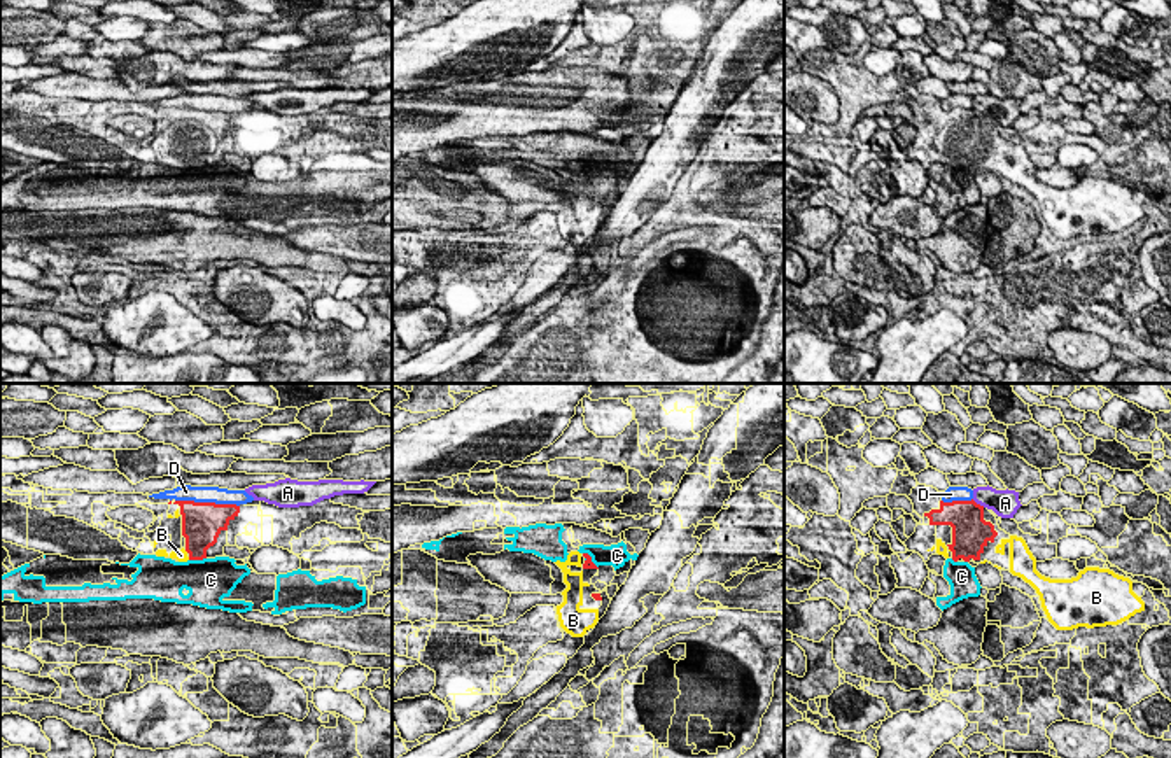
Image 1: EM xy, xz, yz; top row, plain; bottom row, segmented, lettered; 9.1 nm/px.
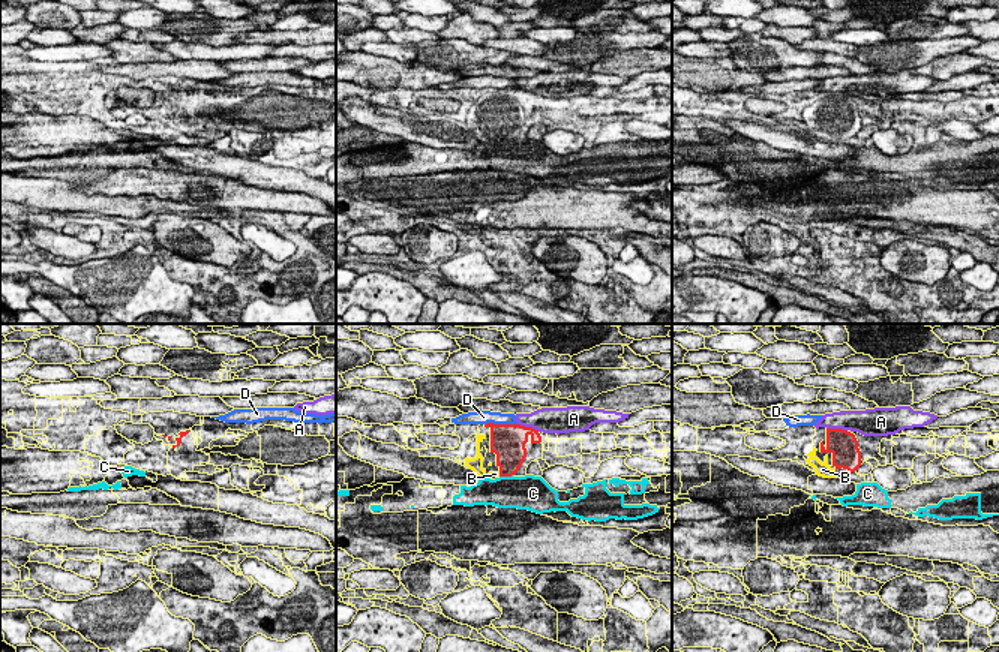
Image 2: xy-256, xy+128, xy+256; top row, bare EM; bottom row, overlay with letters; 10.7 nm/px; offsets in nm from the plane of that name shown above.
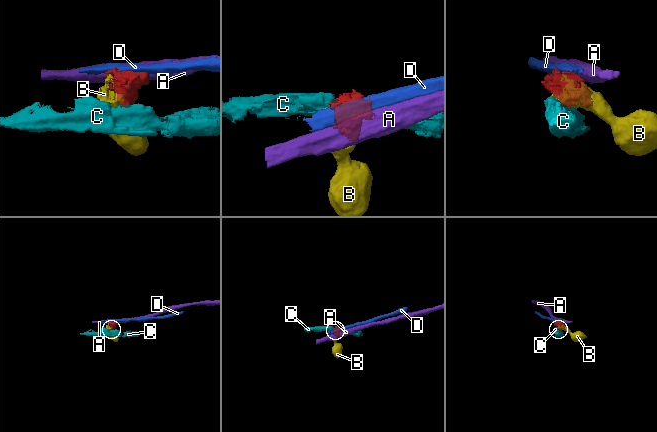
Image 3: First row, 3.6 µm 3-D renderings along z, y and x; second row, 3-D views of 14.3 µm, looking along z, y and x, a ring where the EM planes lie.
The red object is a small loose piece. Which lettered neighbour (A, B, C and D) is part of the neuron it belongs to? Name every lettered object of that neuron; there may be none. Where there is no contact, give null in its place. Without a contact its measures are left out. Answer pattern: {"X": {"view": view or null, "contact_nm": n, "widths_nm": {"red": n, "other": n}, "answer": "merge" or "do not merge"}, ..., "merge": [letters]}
{"A": {"view": "yz", "contact_nm": 140, "widths_nm": {"red": 320, "other": 260}, "answer": "do not merge"}, "B": {"view": null, "answer": "merge"}, "C": {"view": "xy", "contact_nm": 160, "widths_nm": {"red": 300, "other": 400}, "answer": "do not merge"}, "D": {"view": "xy", "contact_nm": 600, "widths_nm": {"red": 380, "other": 160}, "answer": "do not merge"}, "merge": ["B"]}

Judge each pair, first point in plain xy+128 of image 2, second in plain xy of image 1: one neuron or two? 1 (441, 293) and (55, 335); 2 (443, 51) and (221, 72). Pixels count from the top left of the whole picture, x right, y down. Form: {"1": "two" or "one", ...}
{"1": "two", "2": "one"}

